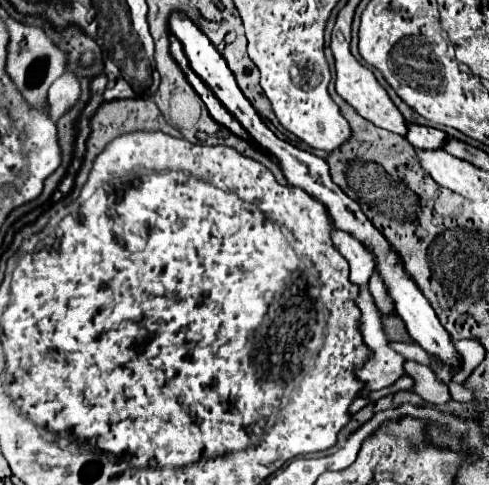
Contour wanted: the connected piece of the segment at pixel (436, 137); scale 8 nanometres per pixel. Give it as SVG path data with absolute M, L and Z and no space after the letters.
M409 125L407 141L409 141L415 149L433 151L433 149L443 149L443 147L445 147L445 143L449 141L449 135L447 135L447 133L443 133L443 131L433 129L433 127Z

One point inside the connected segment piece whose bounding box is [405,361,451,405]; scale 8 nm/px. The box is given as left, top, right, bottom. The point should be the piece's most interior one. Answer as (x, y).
(427, 385)

